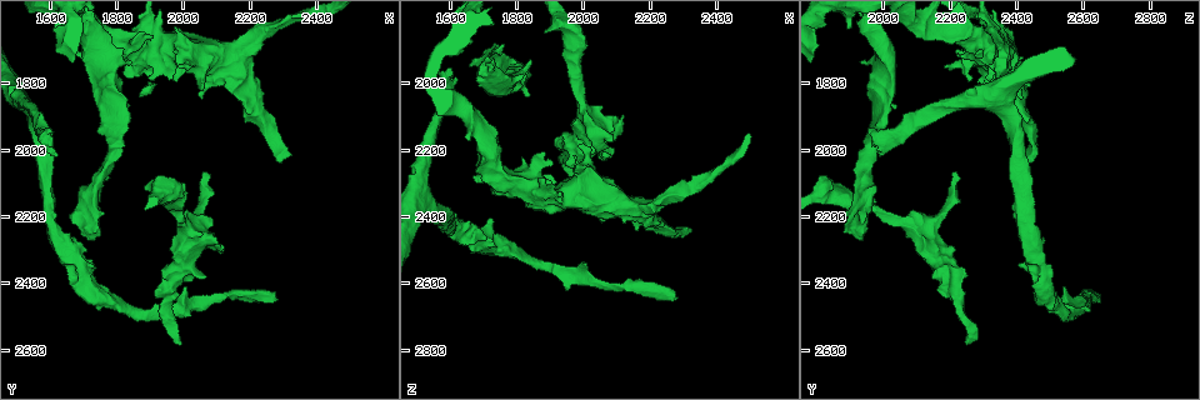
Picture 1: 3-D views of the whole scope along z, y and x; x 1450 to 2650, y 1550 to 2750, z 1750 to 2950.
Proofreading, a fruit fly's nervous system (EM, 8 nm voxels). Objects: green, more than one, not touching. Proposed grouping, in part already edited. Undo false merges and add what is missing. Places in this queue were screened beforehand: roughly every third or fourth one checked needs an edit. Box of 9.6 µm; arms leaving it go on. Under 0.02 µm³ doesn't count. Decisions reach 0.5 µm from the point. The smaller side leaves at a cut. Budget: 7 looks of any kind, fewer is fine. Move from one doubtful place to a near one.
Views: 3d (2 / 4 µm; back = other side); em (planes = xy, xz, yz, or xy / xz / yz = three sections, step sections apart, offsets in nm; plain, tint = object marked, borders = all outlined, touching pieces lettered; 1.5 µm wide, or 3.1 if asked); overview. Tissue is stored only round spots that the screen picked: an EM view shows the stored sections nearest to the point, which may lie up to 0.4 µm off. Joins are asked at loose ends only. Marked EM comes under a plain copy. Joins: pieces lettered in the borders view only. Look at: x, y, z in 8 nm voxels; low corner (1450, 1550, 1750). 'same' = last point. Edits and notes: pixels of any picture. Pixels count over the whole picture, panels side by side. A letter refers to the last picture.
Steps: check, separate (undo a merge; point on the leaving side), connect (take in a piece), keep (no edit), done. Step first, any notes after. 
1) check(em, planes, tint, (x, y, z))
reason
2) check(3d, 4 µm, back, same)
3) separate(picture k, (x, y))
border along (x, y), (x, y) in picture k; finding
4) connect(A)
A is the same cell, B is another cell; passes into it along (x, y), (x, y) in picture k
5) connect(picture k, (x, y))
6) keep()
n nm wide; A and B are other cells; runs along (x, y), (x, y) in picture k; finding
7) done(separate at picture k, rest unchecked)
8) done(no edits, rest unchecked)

check(3d, 2 µm, (2280, 2450, 2650))
an open end

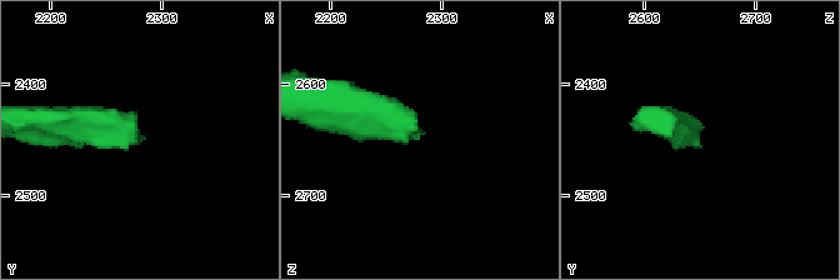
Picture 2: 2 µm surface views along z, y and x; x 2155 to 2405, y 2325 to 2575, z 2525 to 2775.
check(em, planes, borders, (2282, 2448, 2648))
need the tissue

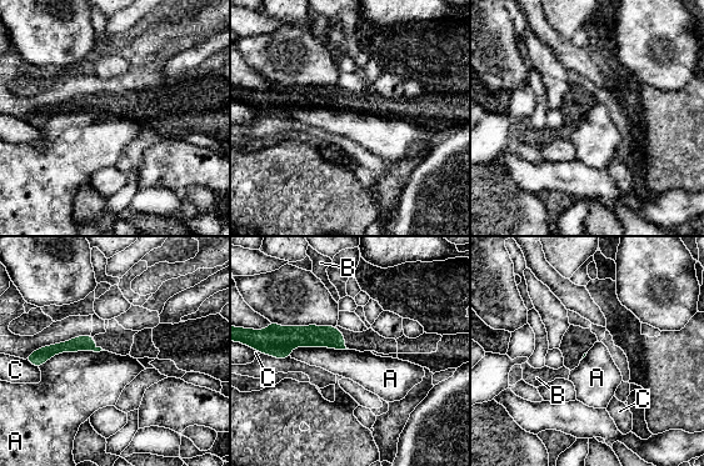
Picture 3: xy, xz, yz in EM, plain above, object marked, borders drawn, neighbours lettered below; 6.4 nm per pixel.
keep()
A, B and C are other cells; border along (104, 350), (61, 351), (39, 367) in picture 3; no lettered piece goes on from it

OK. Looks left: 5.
check(em, planes, borders, (1760, 1670, 2280))
branch point

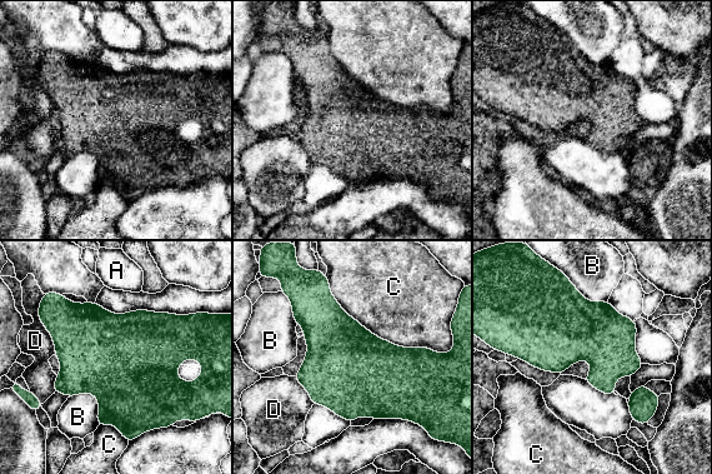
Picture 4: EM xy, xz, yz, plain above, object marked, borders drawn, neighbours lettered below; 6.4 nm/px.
keep()
550 nm wide; A, B, C and D are other cells; border along (327, 278), (374, 334), (441, 354) in picture 4; all the same neuron

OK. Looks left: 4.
check(3d, 4 µm, (2290, 2030, 2430))
long arm stops here

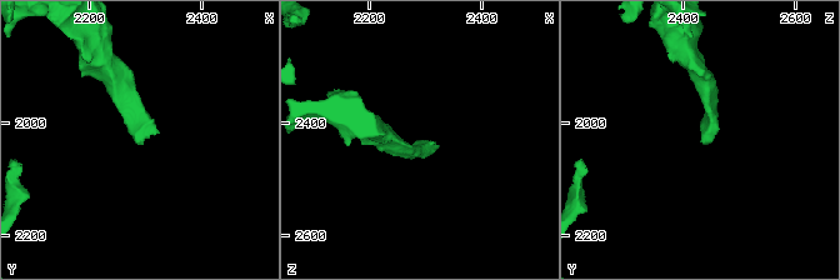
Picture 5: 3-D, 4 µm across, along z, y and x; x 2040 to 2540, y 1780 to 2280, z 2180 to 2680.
check(em, planes, borders, (2290, 2030, 2435))
shape alone is not enough

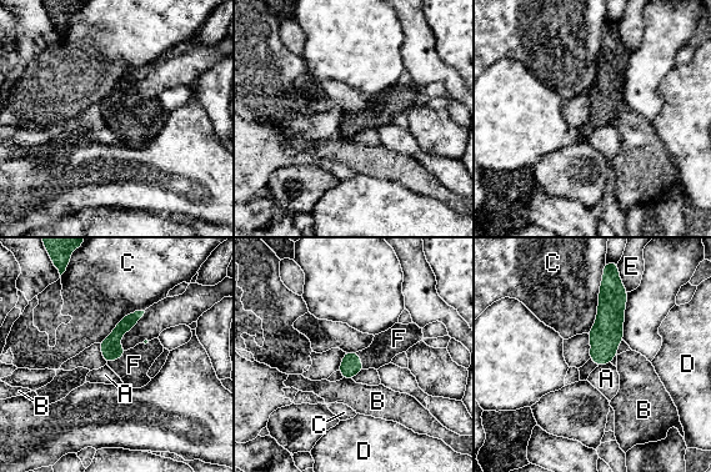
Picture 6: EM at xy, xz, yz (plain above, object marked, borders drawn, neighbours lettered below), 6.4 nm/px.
connect(F)
140 nm wide; F is the same cell, A, B, C, D and E are other cells; passes into it along (110, 347), (116, 358), (133, 367) in picture 6; the neuron continues

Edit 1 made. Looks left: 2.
done(connect at picture 6, rest unchecked)

